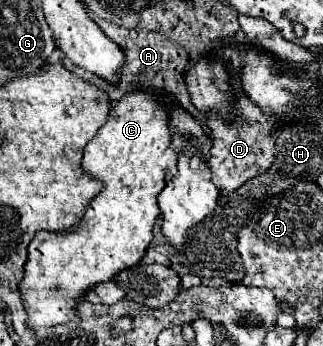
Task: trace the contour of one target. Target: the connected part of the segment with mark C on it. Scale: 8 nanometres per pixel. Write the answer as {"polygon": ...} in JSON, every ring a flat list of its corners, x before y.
{"polygon":[[130,92,126,94,108,114,108,122,104,128,98,130,96,138,92,138,86,148,84,148,84,158,82,158,82,168,98,182,102,182,100,194,96,194,80,220,78,226,72,230,62,230,60,232,48,232,40,230,30,246,28,246,28,262,24,268,24,278,20,282,20,294,24,308,28,312,28,328,50,328,58,324,68,324,76,322,80,318,78,314,78,302,84,300,84,294,100,284,100,282,110,282,116,278,126,268,136,266,150,240,152,240,152,230,154,224,160,216,158,208,158,194,166,186,166,172,176,172,176,152,170,150,170,134,168,134,168,110,164,108,162,96,156,96,152,92]]}

